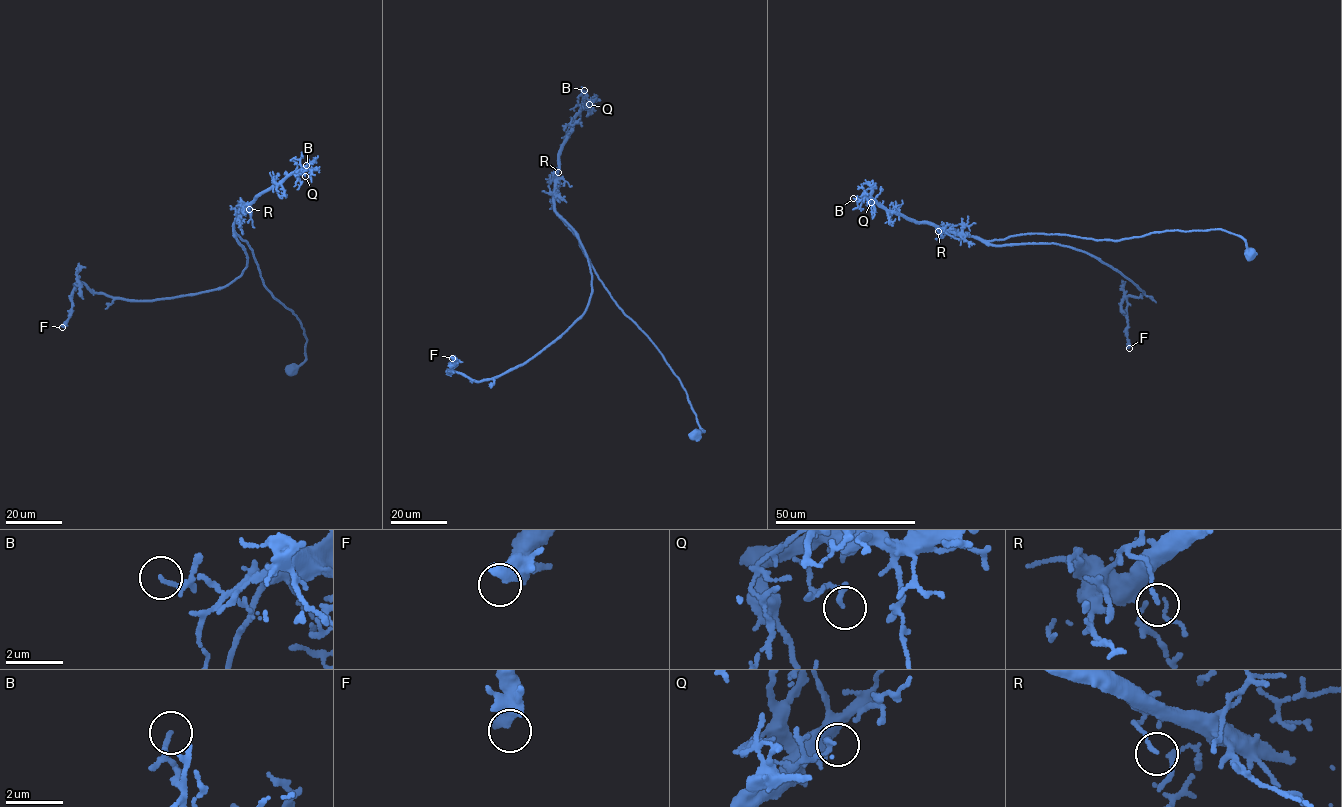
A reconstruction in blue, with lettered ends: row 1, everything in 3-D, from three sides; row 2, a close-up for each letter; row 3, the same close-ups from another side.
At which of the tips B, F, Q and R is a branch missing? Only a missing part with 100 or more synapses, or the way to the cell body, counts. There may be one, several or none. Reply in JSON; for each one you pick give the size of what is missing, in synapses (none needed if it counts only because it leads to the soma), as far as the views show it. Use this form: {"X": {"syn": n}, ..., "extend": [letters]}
{"extend": []}

